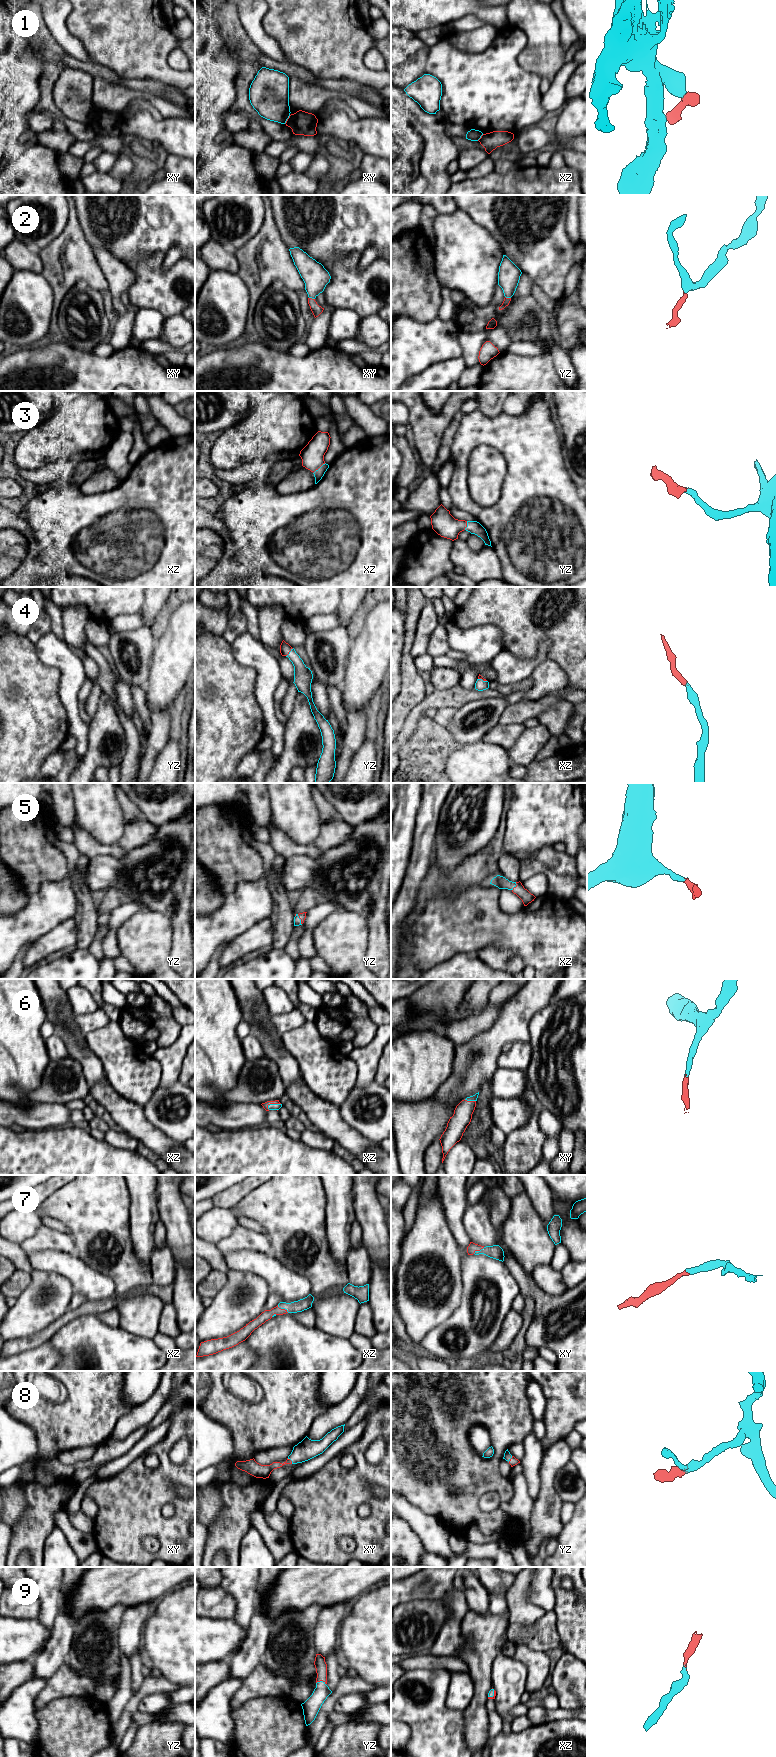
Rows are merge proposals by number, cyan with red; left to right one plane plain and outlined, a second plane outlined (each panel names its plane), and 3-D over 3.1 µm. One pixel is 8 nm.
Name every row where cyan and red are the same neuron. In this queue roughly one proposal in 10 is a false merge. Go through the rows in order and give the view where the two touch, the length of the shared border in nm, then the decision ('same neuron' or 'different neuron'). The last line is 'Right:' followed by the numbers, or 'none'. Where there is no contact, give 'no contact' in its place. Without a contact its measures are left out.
1: contact in xy; length 90 nm; different neuron
2: contact in xy; length 50 nm; same neuron
3: contact in xz; length 130 nm; same neuron
4: contact in yz; length 90 nm; same neuron
5: contact in yz; length 100 nm; same neuron
6: contact in xz; length 120 nm; same neuron
7: contact in xz; length 110 nm; same neuron
8: contact in xy; length 60 nm; same neuron
9: contact in yz; length 80 nm; same neuron
Right: 2, 3, 4, 5, 6, 7, 8, 9

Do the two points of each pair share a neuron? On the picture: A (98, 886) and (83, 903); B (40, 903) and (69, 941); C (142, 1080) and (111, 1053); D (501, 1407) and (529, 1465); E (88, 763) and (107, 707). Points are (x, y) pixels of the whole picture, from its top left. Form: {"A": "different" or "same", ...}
{"A": "different", "B": "different", "C": "same", "D": "different", "E": "same"}

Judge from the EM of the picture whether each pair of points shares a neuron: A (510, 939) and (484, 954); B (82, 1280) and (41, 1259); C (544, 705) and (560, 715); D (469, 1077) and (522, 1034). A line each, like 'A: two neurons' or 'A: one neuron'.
A: two neurons
B: one neuron
C: two neurons
D: one neuron

